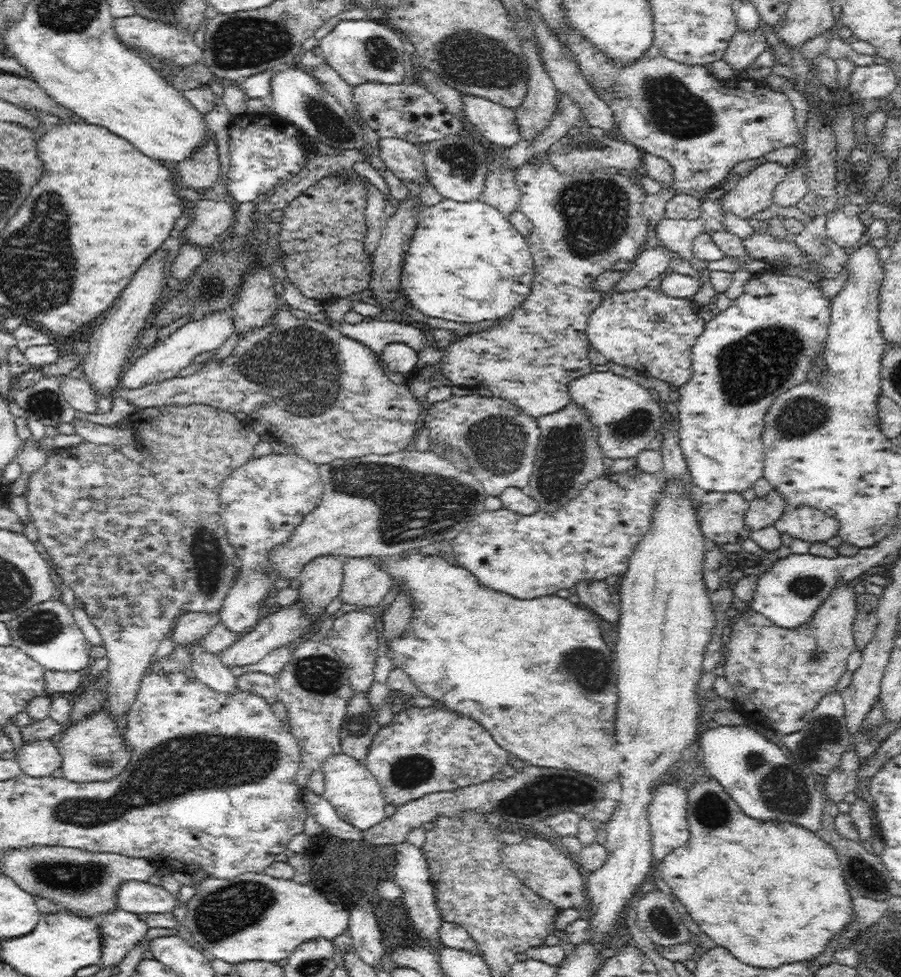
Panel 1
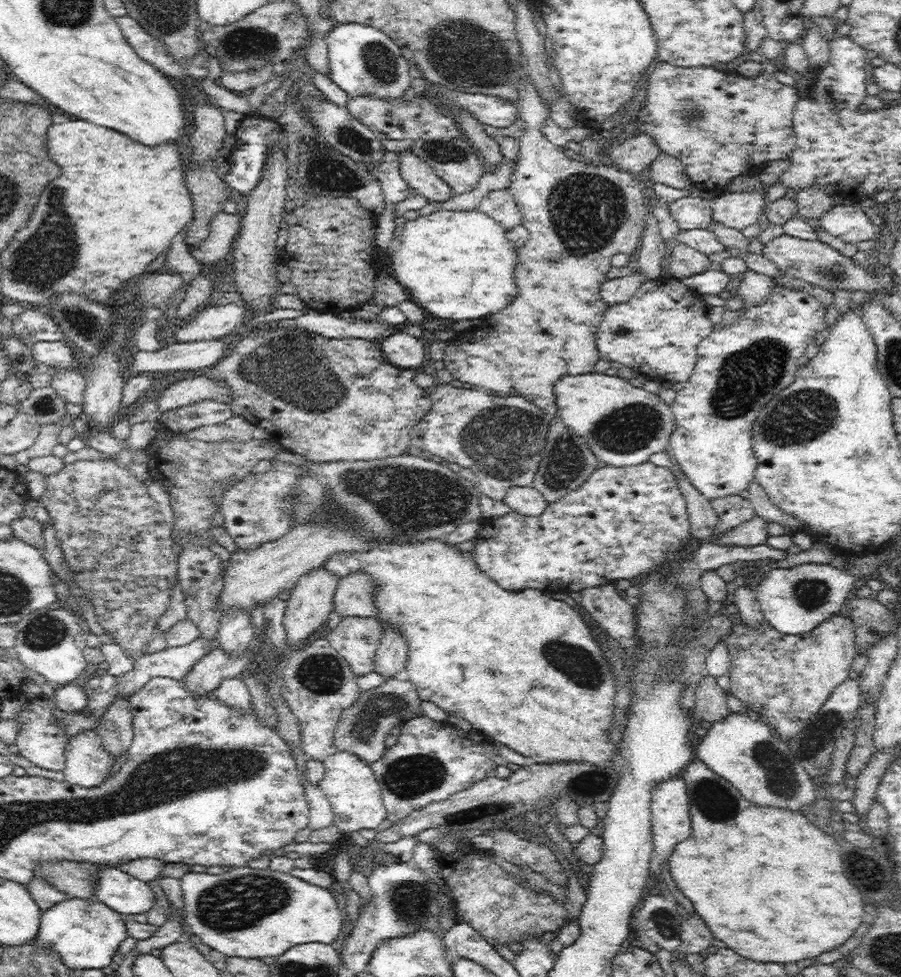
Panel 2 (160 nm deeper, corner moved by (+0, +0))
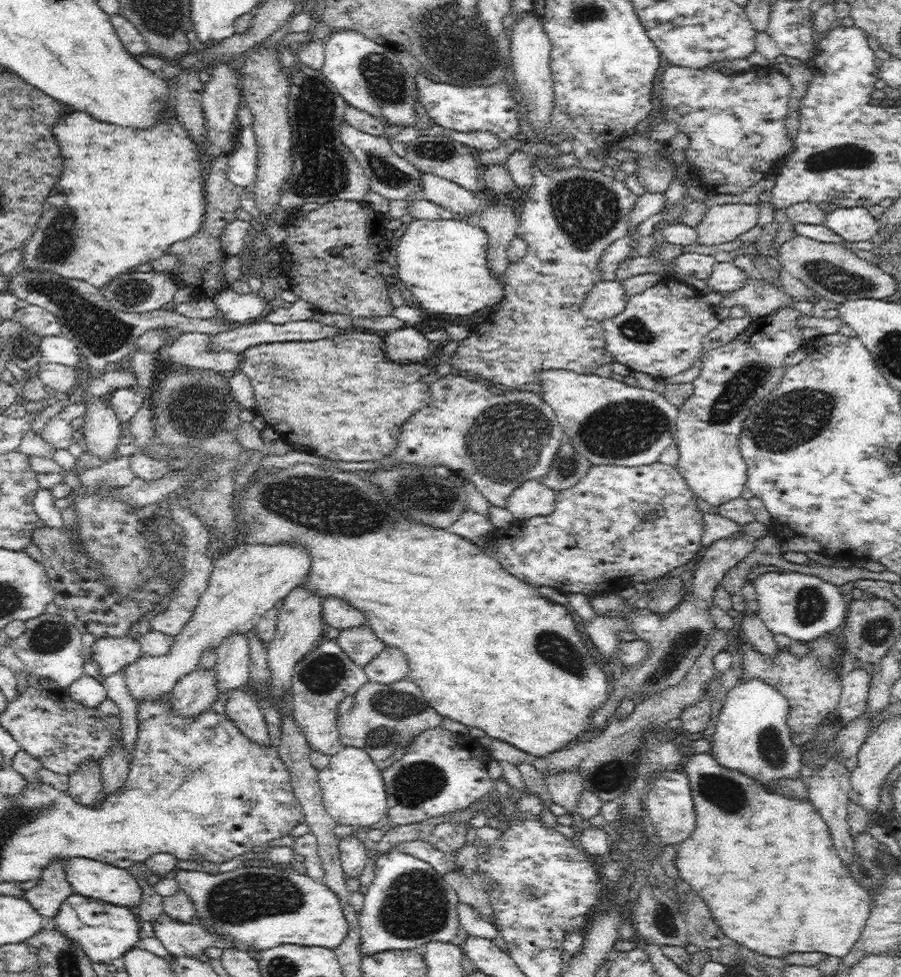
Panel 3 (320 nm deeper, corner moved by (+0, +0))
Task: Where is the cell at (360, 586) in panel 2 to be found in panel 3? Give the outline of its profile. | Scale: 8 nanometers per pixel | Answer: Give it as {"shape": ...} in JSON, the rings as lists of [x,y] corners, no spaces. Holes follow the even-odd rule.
{"shape":[[[328,596],[328,598],[323,599],[322,606],[324,621],[327,626],[332,628],[342,631],[367,623],[364,613],[343,598]]]}

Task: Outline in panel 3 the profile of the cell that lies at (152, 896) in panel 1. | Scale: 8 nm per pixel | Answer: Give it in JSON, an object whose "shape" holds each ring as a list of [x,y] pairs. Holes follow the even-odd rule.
{"shape":[[[82,857],[70,858],[64,863],[64,866],[67,881],[72,885],[75,894],[128,908],[134,905],[139,906],[141,903],[142,888],[137,878],[132,876],[127,869]]]}

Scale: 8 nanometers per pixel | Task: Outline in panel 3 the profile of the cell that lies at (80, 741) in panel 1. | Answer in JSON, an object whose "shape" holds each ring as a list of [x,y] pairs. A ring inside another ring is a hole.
{"shape":[[[100,761],[82,762],[80,768],[68,776],[69,789],[67,791],[75,800],[86,806],[98,800],[98,794],[103,789]]]}

